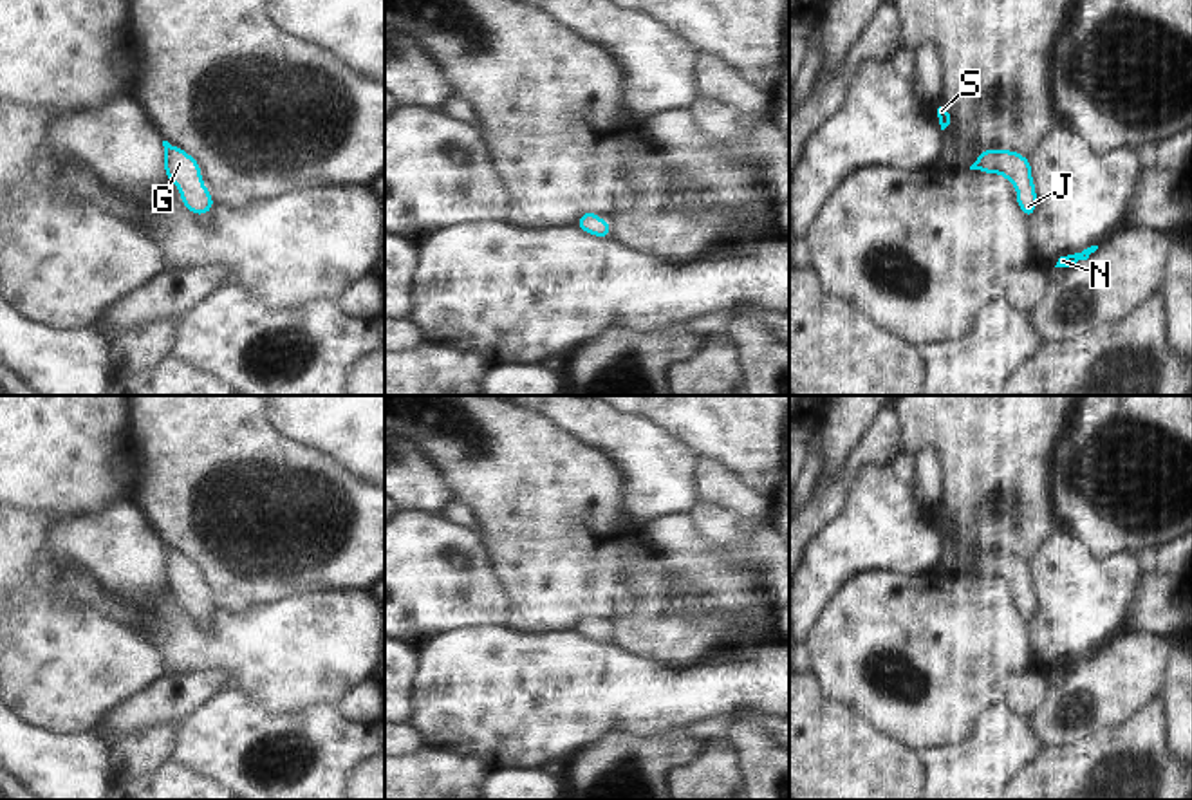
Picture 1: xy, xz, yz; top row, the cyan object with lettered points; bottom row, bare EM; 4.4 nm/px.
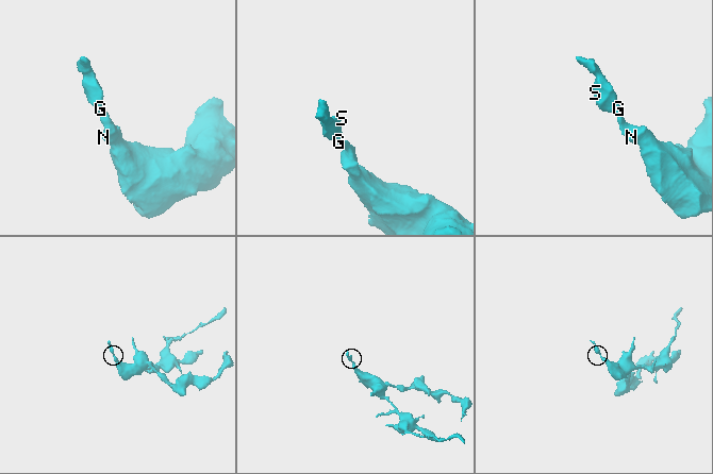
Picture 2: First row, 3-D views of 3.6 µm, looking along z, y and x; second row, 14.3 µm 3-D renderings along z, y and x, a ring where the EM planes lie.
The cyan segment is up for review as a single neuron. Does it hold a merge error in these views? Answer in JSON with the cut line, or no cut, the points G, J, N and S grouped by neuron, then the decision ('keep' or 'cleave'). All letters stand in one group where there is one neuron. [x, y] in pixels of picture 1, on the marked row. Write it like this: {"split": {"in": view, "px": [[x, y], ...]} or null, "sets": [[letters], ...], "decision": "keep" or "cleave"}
{"split": null, "sets": [["G", "J", "N", "S"]], "decision": "keep"}

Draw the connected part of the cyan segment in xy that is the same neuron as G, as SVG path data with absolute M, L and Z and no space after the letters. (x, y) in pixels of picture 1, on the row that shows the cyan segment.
M163 141L164 172L168 181L181 190L181 202L195 215L206 215L213 206L208 188L202 184L199 163L184 150Z

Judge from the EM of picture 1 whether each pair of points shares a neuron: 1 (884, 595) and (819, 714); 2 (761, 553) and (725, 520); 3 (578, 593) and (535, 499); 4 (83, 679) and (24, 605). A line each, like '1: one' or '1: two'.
1: two
2: two
3: one
4: one

